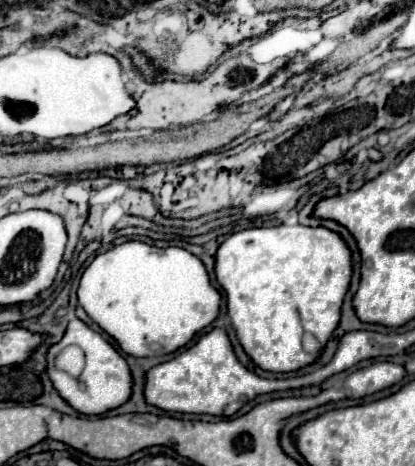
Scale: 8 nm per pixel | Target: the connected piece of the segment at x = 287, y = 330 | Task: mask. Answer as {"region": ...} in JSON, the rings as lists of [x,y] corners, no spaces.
{"region":[[[253,227],[233,233],[227,241],[221,243],[217,251],[215,273],[217,281],[227,293],[229,317],[245,353],[265,371],[291,373],[315,363],[337,329],[341,319],[341,305],[351,285],[353,257],[345,239],[325,227]]]}

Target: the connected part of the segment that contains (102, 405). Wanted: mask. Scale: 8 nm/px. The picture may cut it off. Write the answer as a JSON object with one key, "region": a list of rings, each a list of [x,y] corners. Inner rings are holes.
{"region":[[[73,319],[67,327],[67,333],[65,337],[53,345],[47,353],[47,359],[55,359],[67,345],[79,345],[85,355],[87,355],[87,365],[79,377],[79,383],[85,385],[83,391],[65,391],[65,379],[59,375],[57,381],[53,381],[55,389],[59,391],[59,395],[73,407],[77,409],[79,413],[85,413],[85,415],[103,415],[111,409],[117,409],[121,407],[123,403],[127,403],[131,399],[131,387],[133,387],[133,377],[131,377],[131,369],[125,361],[123,355],[119,355],[119,351],[107,341],[103,339],[97,331],[93,331],[91,327],[87,327],[83,321],[79,319]]]}

